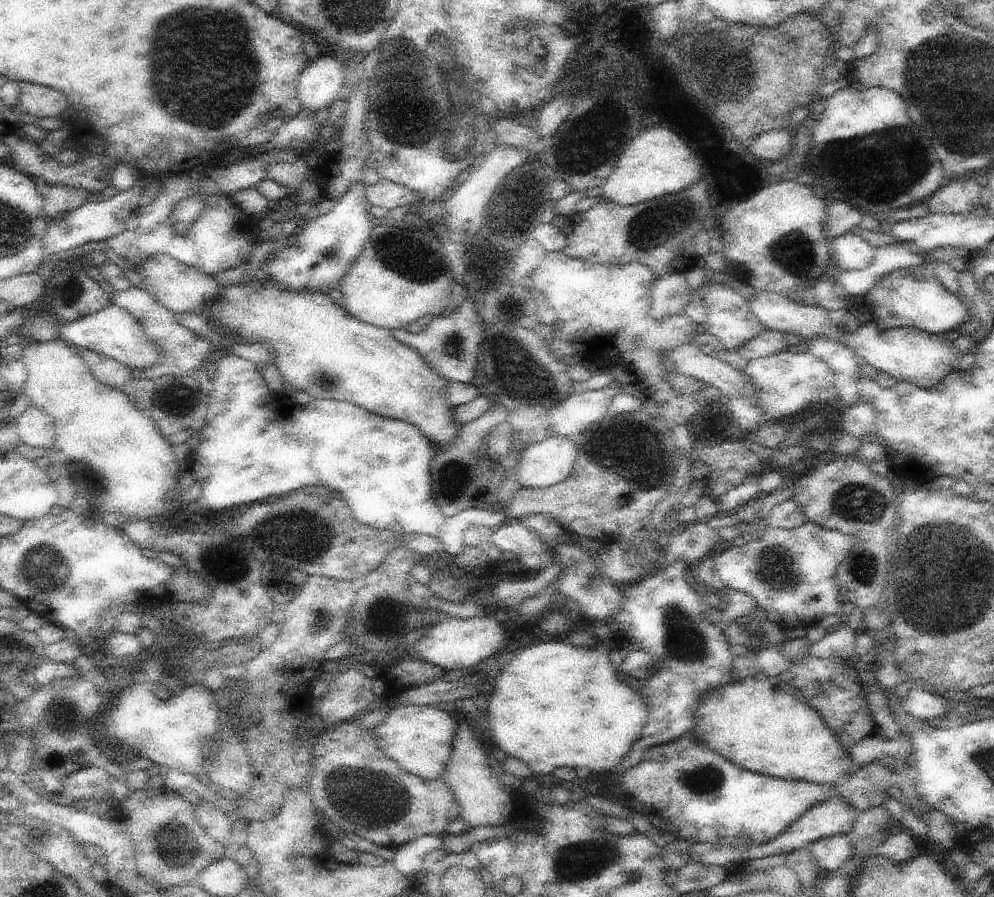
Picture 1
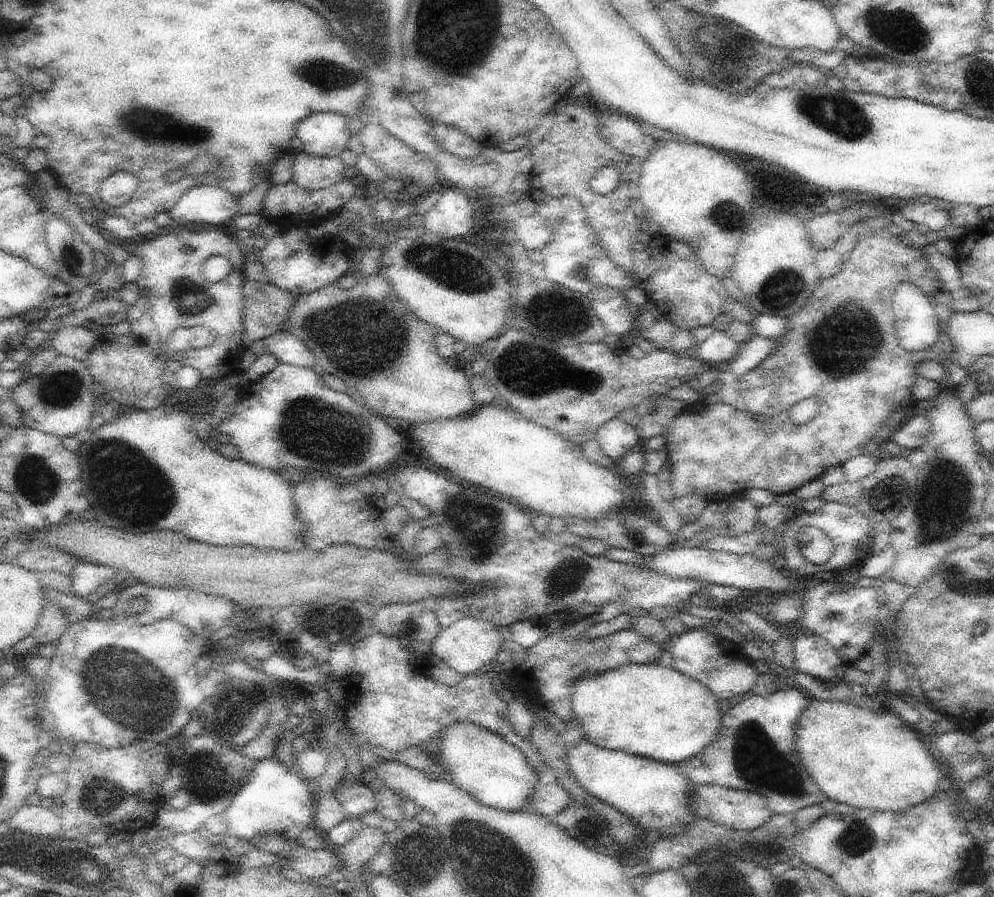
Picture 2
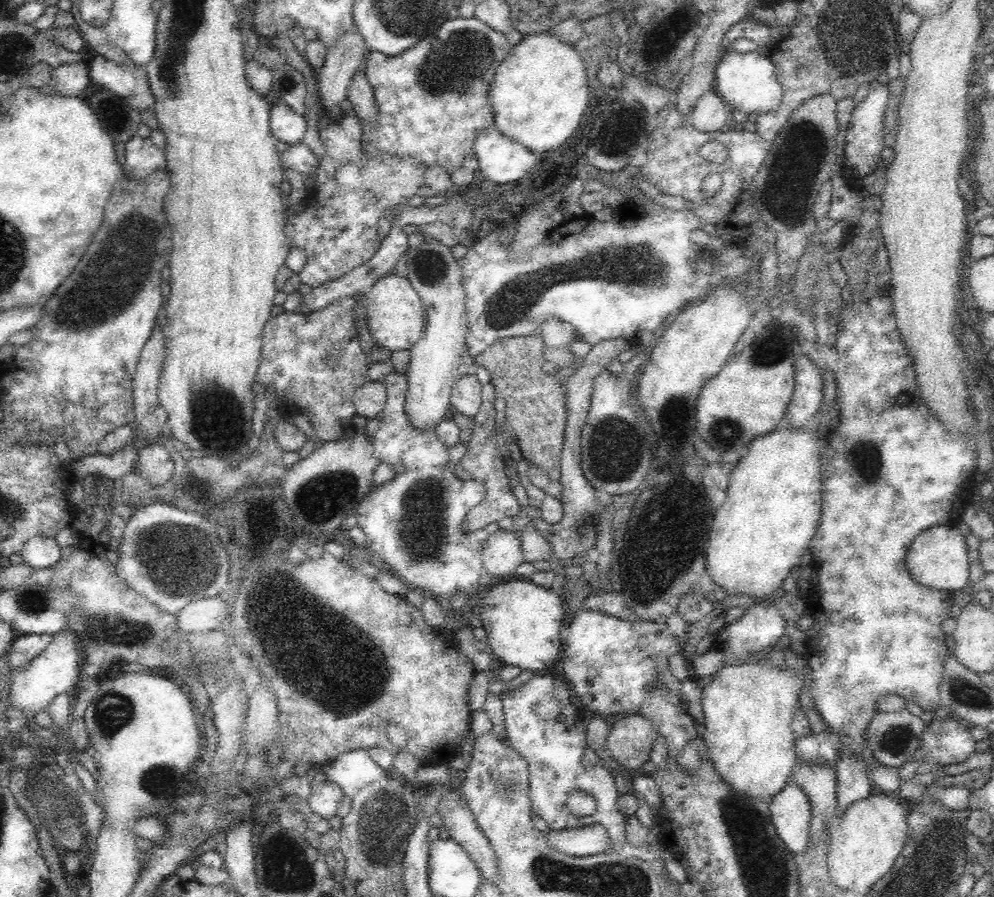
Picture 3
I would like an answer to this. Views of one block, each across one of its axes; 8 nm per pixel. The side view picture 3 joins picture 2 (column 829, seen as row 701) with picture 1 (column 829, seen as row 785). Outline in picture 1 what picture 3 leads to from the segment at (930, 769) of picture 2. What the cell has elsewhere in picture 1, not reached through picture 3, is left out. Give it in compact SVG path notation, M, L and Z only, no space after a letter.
M757 672L753 678L735 680L719 690L711 690L705 698L701 698L699 726L693 732L711 750L753 774L797 782L805 780L821 786L839 786L839 780L843 776L851 776L853 772L849 750L843 748L839 736L827 726L819 712L805 702L805 696L793 684L783 684L779 678L771 678L763 672Z

